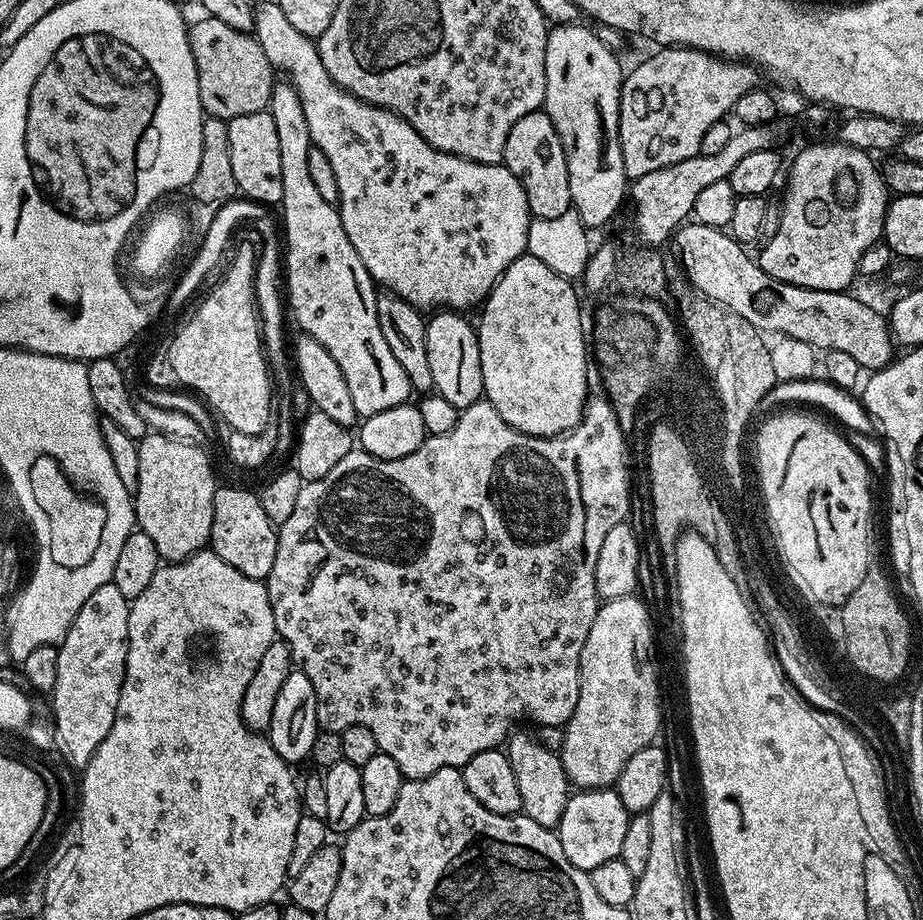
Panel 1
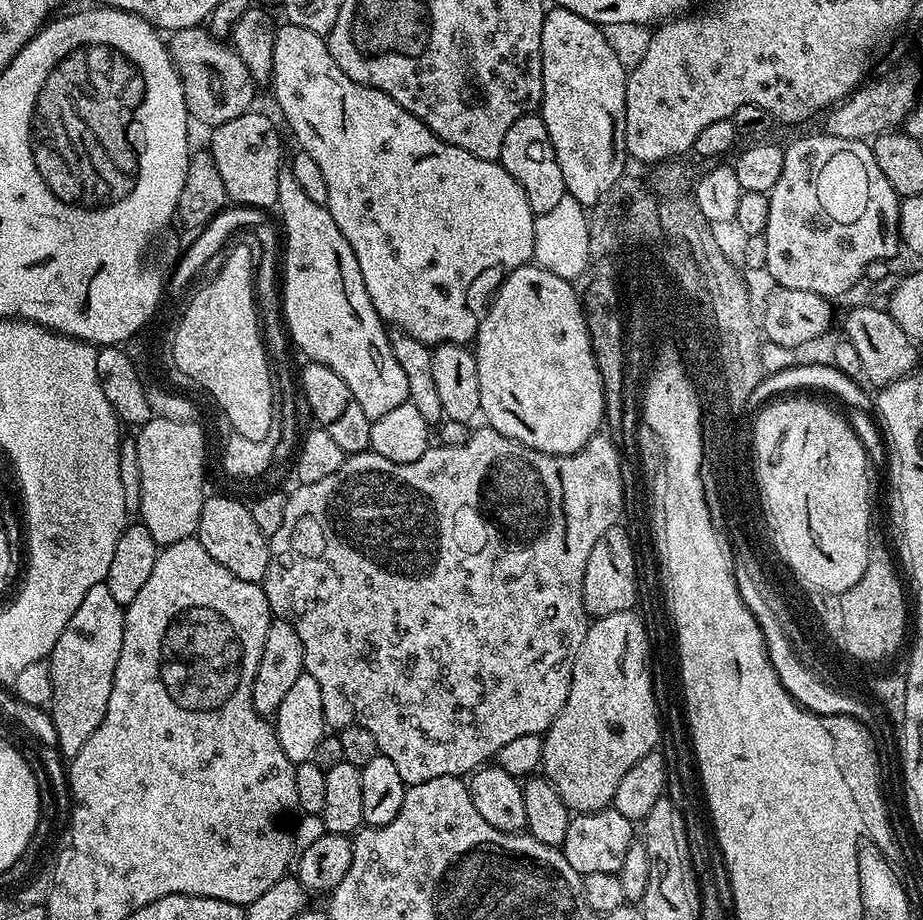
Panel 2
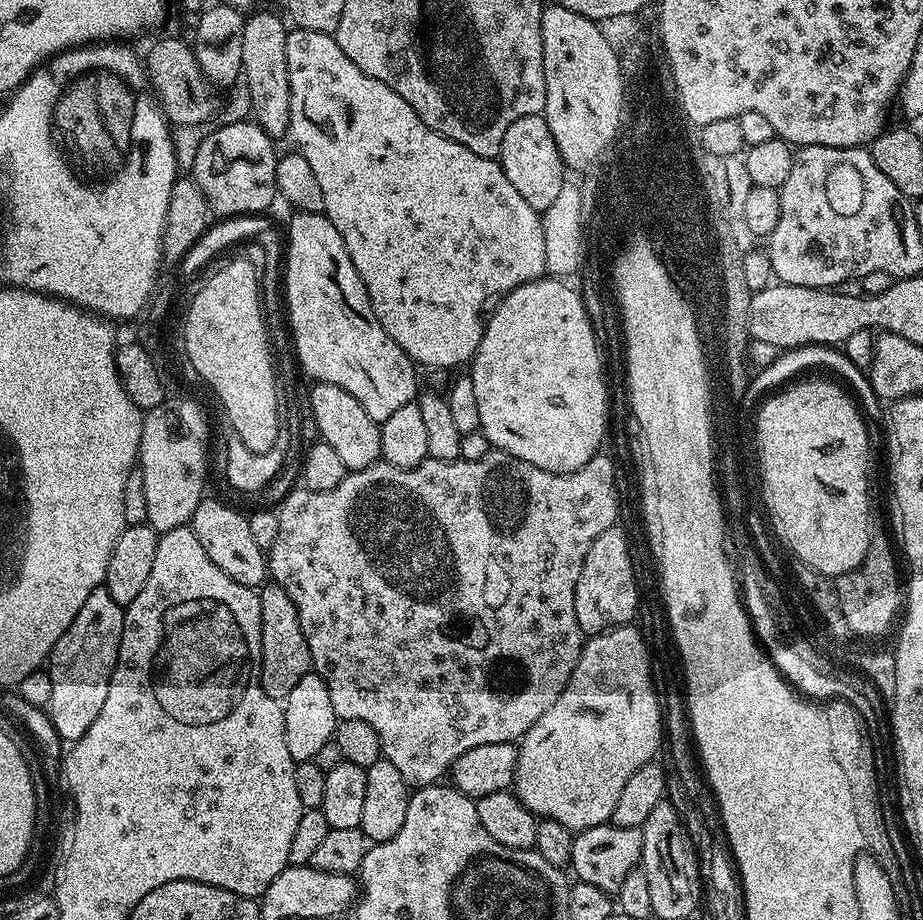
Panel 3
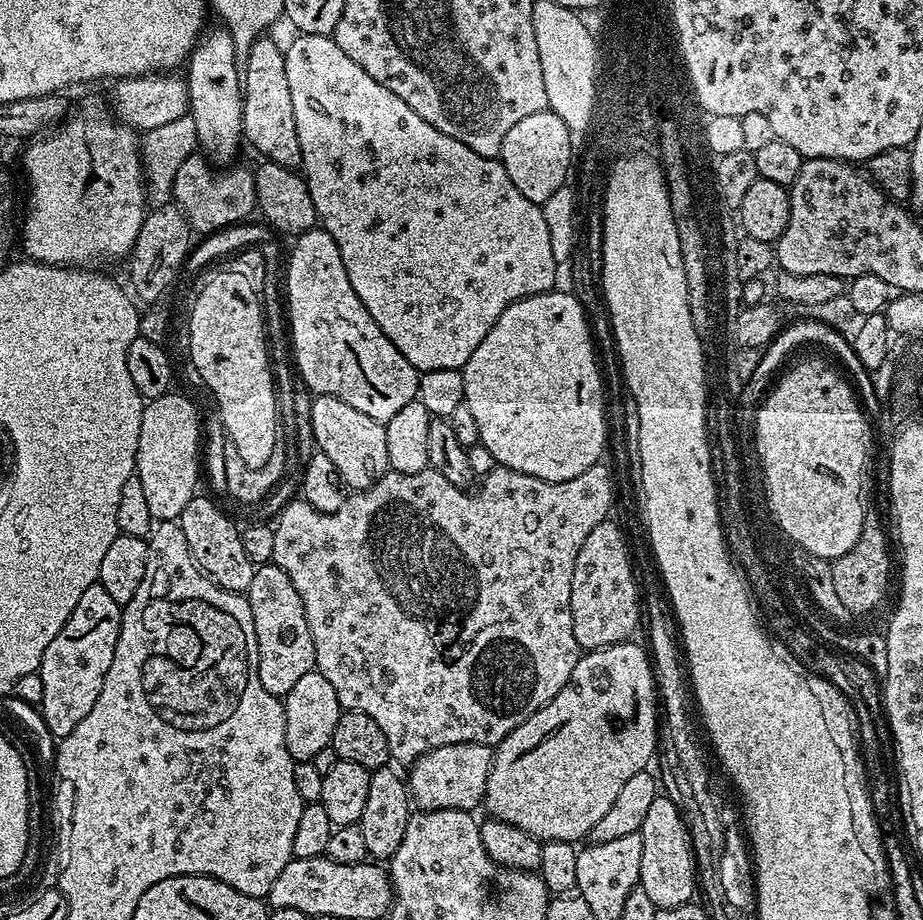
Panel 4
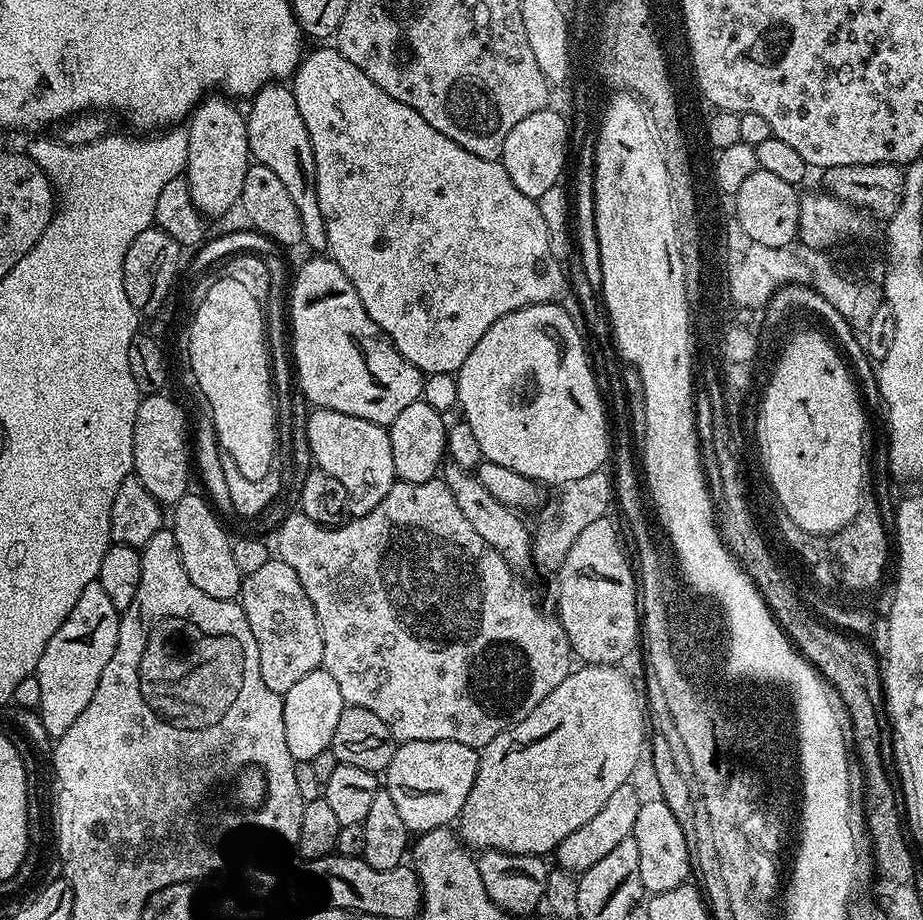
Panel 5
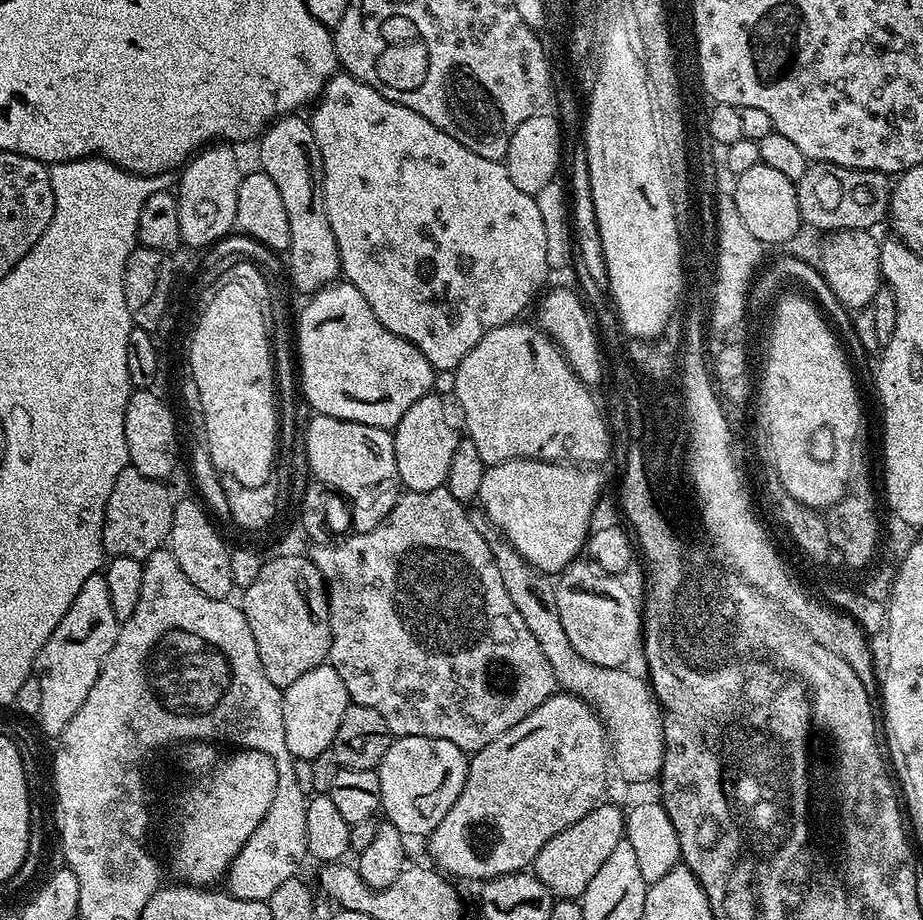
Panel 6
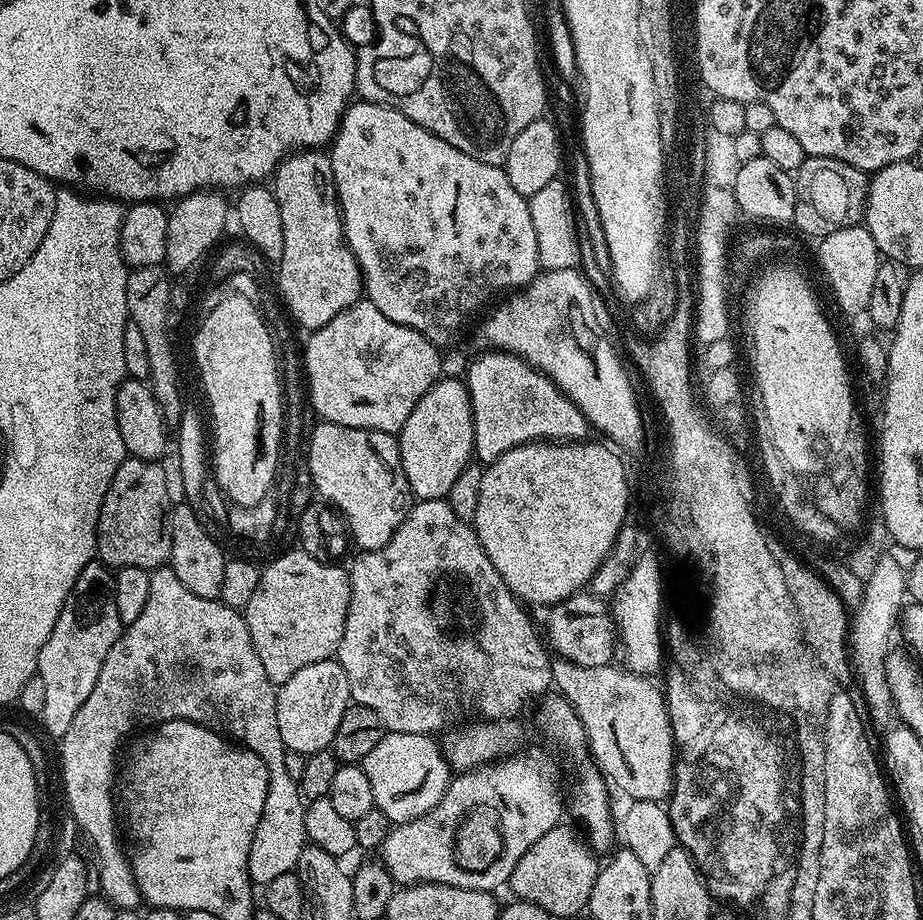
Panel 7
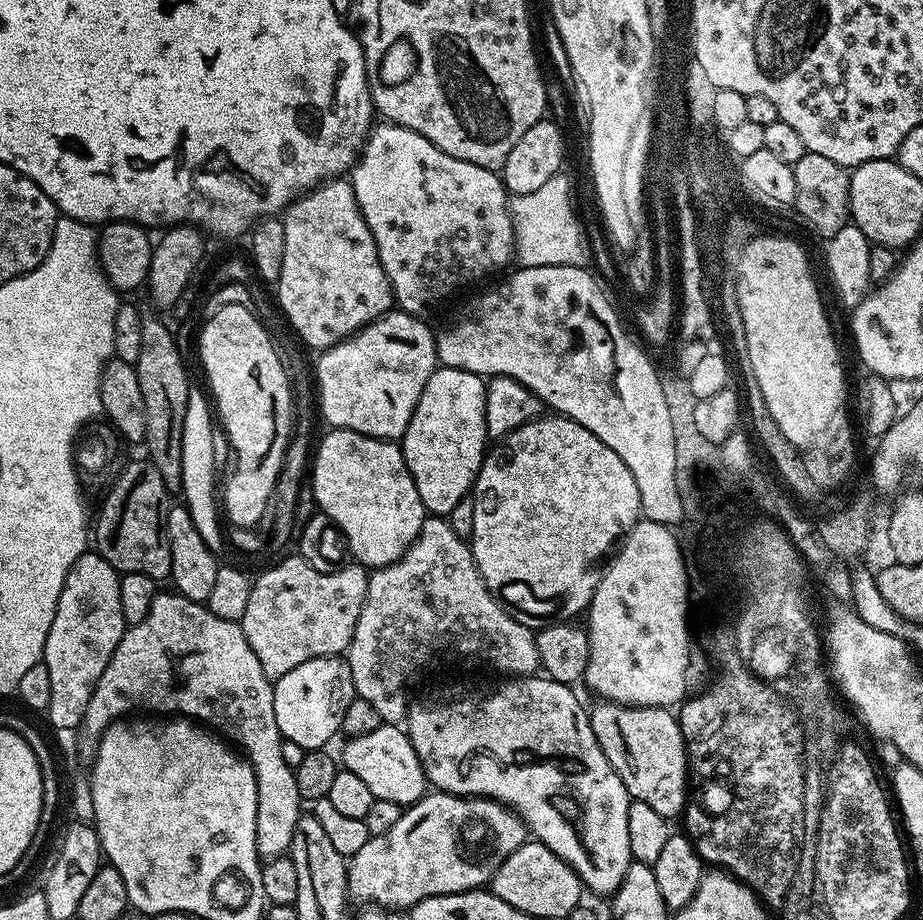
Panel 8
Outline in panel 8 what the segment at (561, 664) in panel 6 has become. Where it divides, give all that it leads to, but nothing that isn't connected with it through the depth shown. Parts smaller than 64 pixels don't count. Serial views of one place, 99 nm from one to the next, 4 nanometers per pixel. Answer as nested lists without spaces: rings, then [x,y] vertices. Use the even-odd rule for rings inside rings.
[[[596,702],[590,708],[590,726],[602,754],[614,766],[622,786],[626,786],[632,800],[646,802],[666,818],[685,811],[689,803],[688,776],[690,765],[675,711],[666,708],[632,708],[629,704]]]

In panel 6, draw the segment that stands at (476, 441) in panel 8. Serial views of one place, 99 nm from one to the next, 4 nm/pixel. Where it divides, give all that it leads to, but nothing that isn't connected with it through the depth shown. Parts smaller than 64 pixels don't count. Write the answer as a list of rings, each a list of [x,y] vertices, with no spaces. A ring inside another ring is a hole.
[[[436,394],[418,398],[406,414],[396,423],[392,432],[394,458],[398,458],[400,483],[409,492],[425,492],[447,485],[450,462],[454,462],[454,450],[461,437],[448,421],[448,412]]]

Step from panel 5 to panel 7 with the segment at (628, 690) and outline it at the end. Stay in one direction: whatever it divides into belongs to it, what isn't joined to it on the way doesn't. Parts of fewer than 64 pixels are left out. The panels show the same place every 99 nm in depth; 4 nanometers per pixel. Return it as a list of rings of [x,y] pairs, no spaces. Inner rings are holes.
[[[519,752],[509,754],[503,760],[495,760],[493,764],[473,768],[471,772],[453,775],[442,802],[434,806],[434,810],[422,818],[393,827],[378,850],[378,856],[397,885],[445,884],[492,892],[511,881],[518,858],[522,858],[522,854],[526,854],[526,850],[530,850],[542,834],[557,827],[561,823],[560,815],[566,812],[566,800],[562,792],[560,796],[560,784],[556,781],[555,762],[548,761],[542,752]]]

